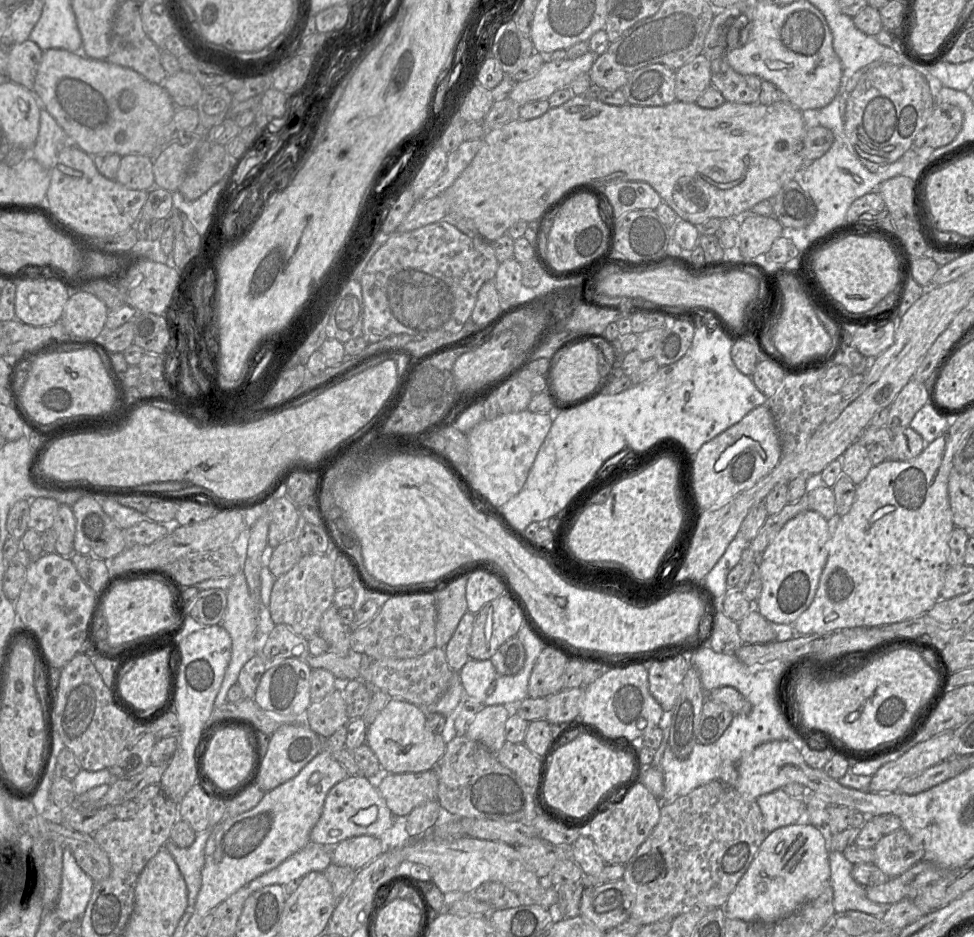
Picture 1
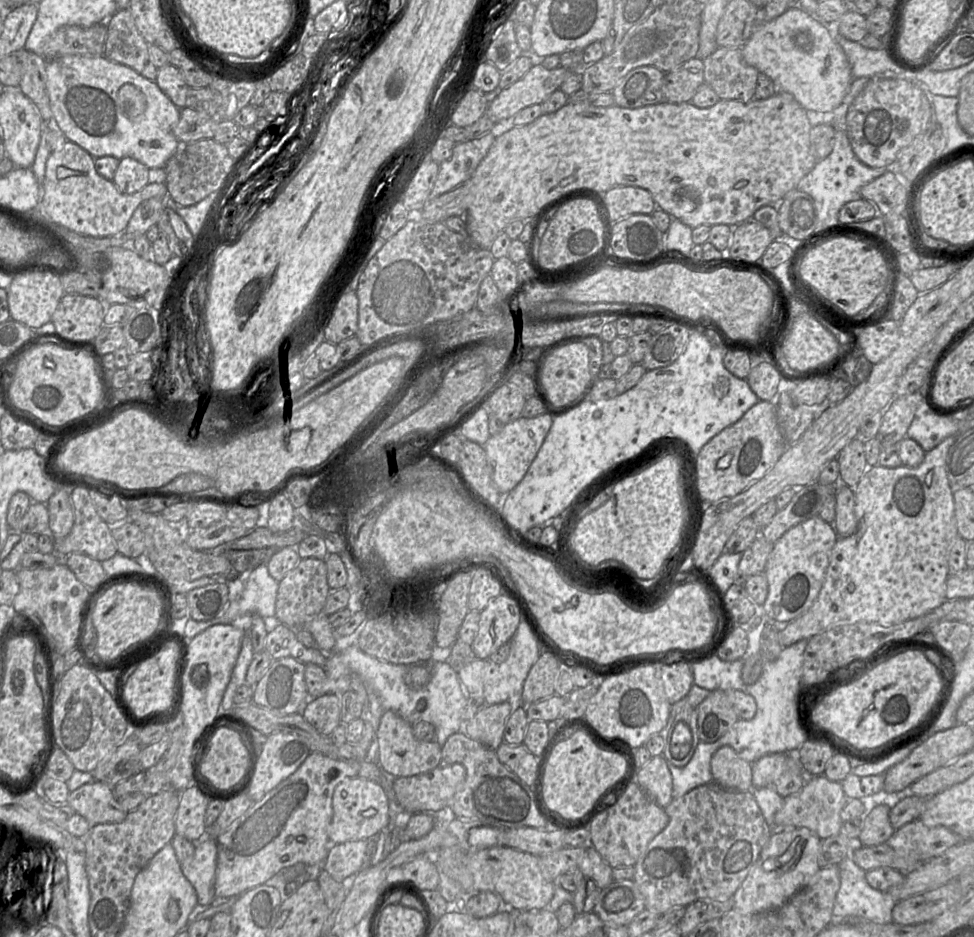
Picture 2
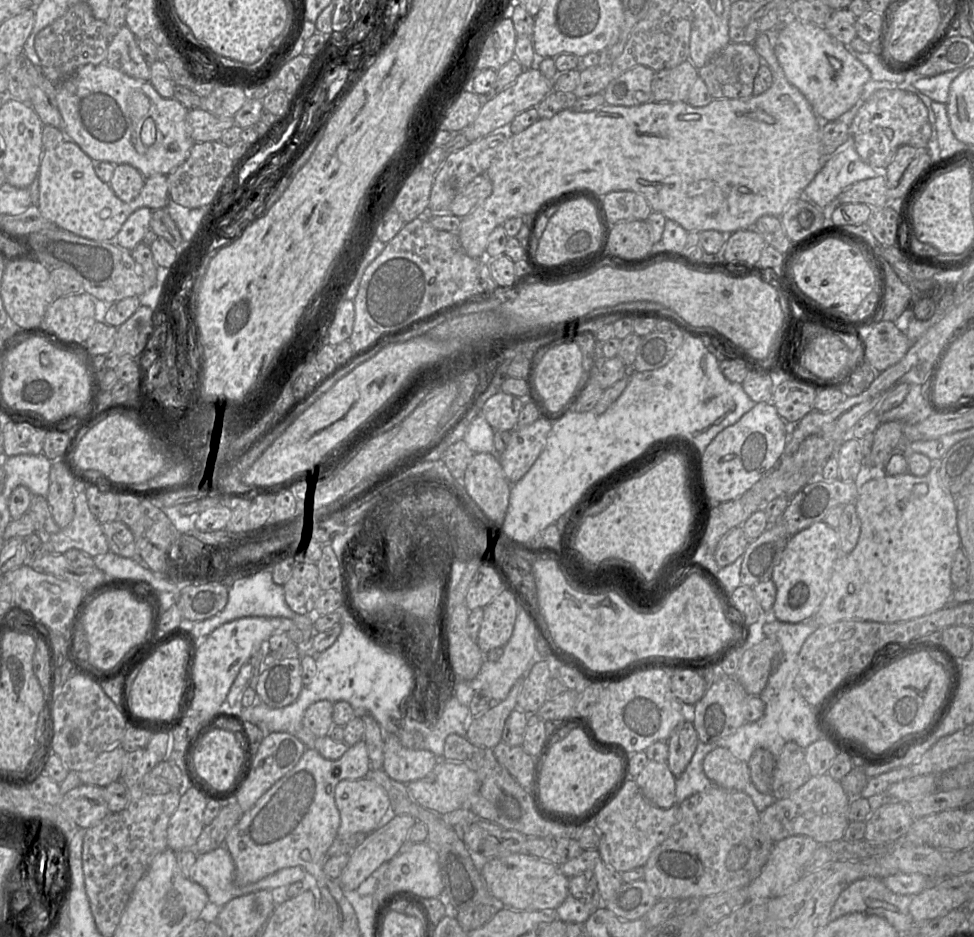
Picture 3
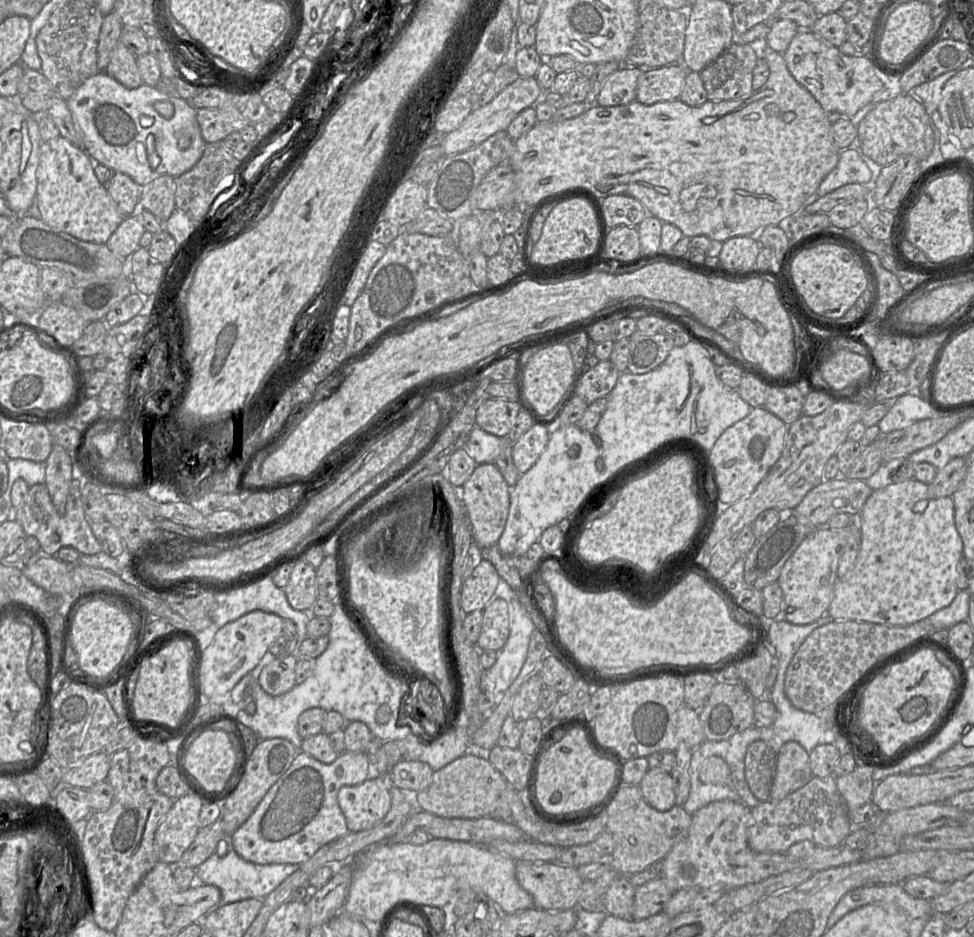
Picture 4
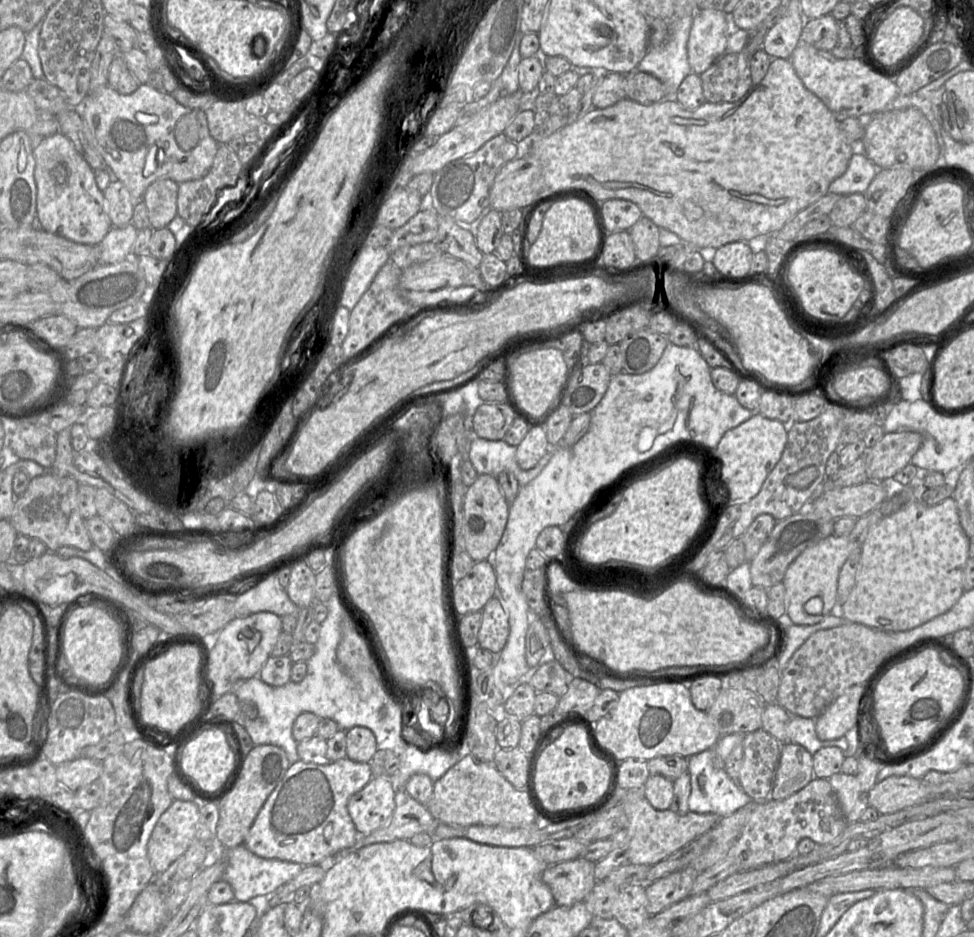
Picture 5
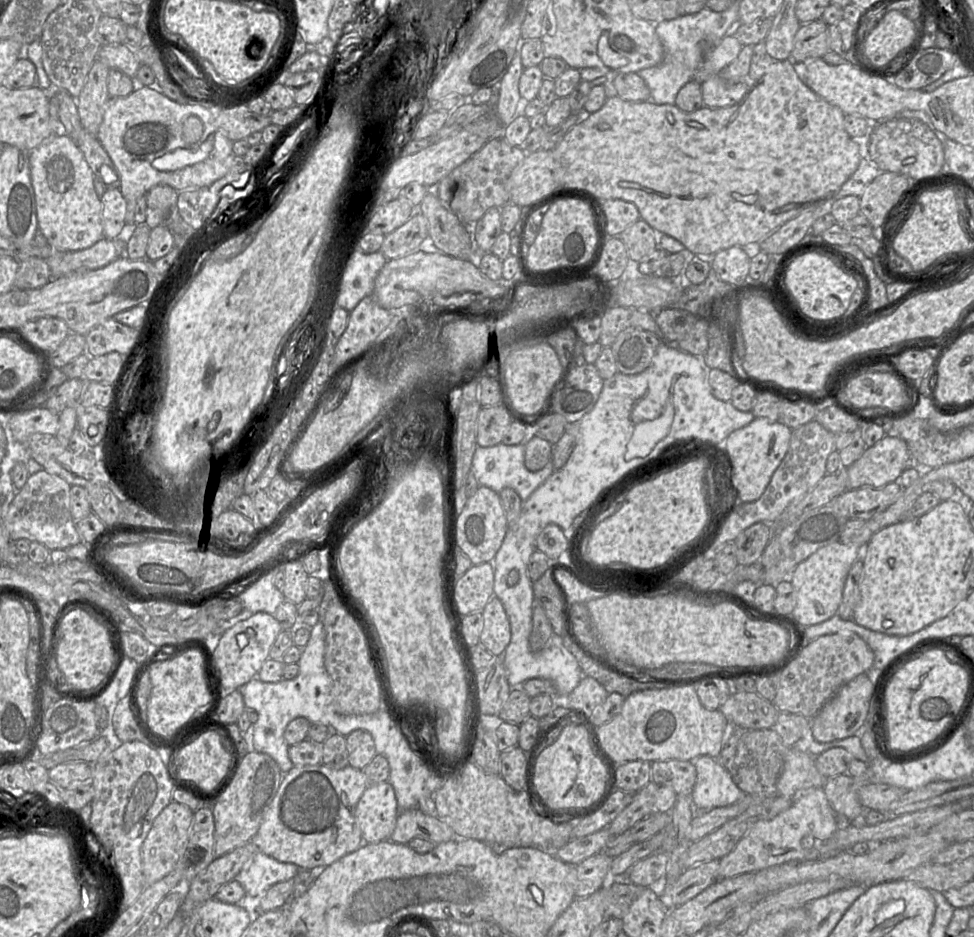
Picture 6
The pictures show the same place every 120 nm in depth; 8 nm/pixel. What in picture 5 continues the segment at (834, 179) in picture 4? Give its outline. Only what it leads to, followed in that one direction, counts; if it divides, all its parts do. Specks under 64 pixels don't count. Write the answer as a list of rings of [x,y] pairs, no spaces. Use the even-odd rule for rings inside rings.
[[[855,148],[846,171],[830,184],[828,193],[838,195],[864,193],[877,174],[877,170],[878,168],[864,153]]]

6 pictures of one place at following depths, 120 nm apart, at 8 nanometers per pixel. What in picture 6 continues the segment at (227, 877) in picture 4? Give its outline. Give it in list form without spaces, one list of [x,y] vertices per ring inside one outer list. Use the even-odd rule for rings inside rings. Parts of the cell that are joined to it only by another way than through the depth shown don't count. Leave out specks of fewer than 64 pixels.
[[[255,851],[234,880],[242,885],[246,895],[261,897],[274,884],[293,880],[300,870],[293,863],[280,862]]]

